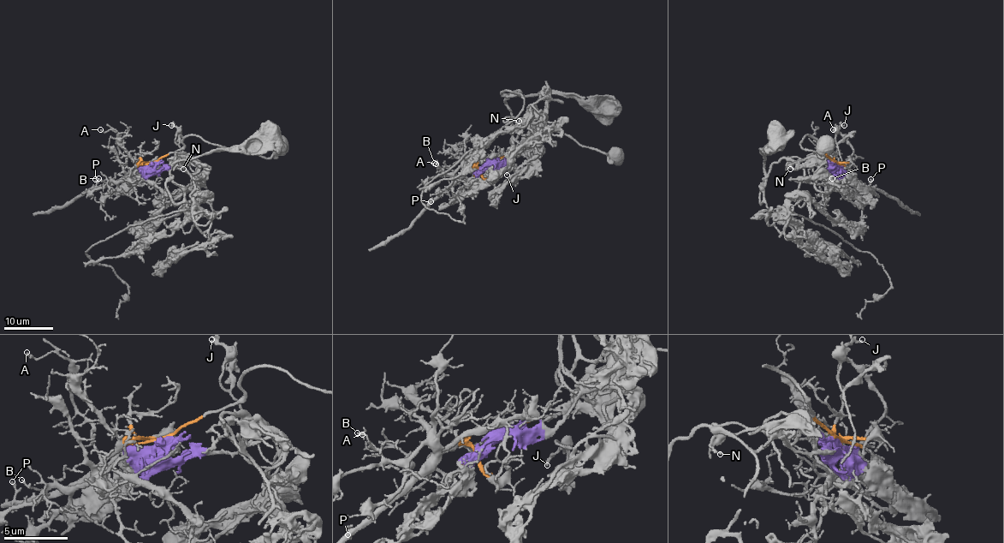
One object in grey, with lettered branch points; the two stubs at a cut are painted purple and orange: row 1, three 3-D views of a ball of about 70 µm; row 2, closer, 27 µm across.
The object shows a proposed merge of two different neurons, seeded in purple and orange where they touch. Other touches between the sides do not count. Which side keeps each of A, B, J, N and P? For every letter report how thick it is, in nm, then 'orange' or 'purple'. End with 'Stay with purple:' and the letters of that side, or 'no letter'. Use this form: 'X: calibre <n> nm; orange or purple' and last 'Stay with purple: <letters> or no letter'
A: calibre 100 nm; orange
B: calibre 140 nm; orange
J: calibre 150 nm; purple
N: calibre 150 nm; purple
P: calibre 110 nm; orange
Stay with purple: J, N

